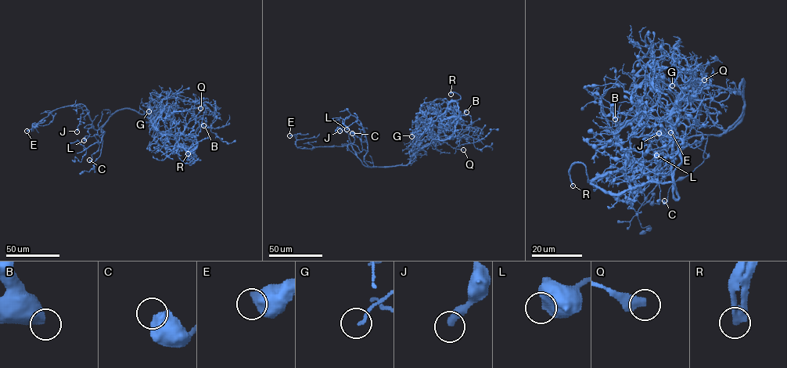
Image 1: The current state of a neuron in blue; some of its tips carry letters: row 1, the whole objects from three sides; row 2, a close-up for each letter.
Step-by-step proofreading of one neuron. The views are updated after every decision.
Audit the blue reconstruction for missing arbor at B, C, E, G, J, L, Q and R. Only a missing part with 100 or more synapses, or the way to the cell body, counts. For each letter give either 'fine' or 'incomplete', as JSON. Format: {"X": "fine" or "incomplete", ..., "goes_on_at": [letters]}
{"B": "fine", "C": "fine", "E": "fine", "G": "fine", "J": "fine", "L": "fine", "Q": "fine", "R": "incomplete", "goes_on_at": ["R"]}

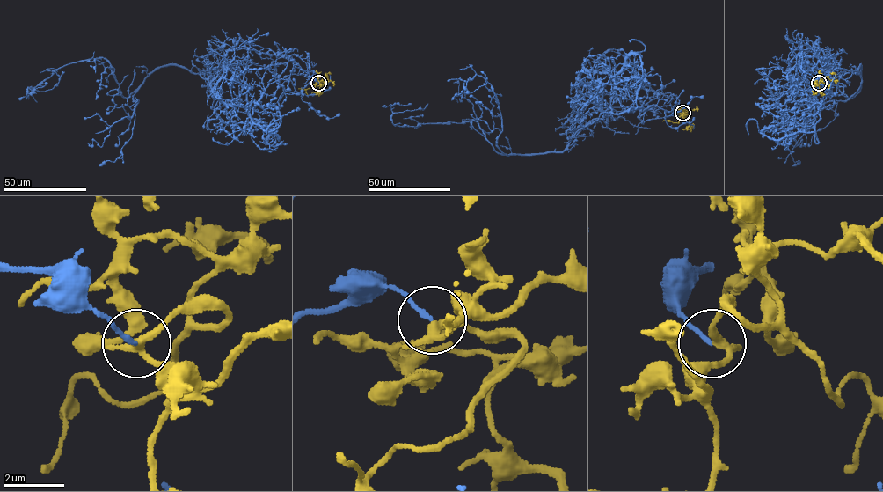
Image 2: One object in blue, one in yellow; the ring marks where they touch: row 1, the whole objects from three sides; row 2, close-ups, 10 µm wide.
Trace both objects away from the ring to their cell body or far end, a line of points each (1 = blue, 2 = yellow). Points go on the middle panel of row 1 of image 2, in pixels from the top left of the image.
1: (682, 113), (643, 123), (648, 106), (610, 106), (561, 151), (501, 155), (474, 120), (392, 122), (427, 104)
2: (682, 113), (687, 114), (678, 123), (661, 121)

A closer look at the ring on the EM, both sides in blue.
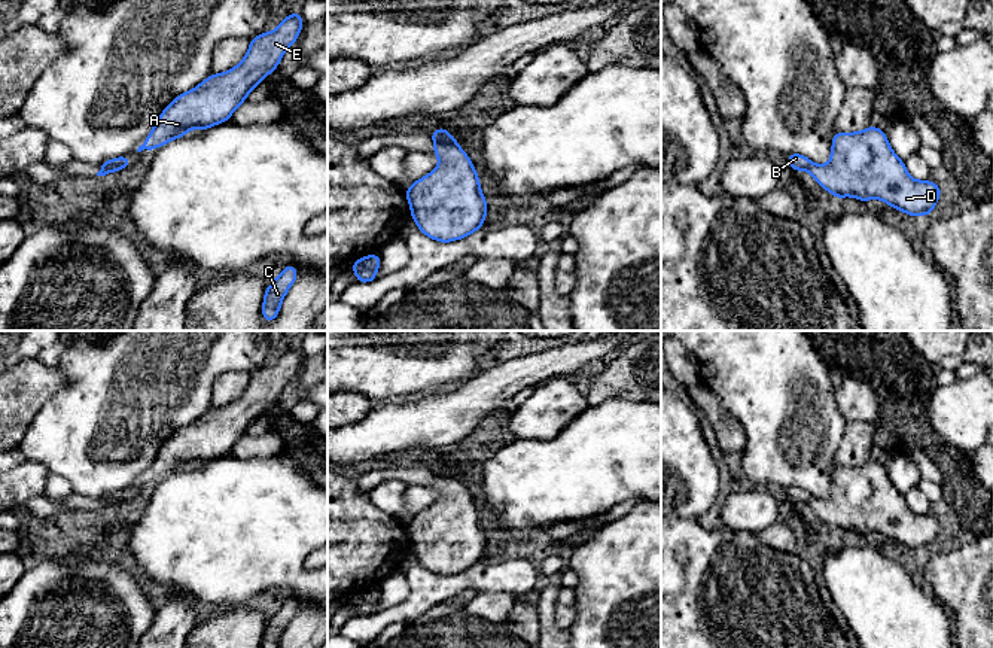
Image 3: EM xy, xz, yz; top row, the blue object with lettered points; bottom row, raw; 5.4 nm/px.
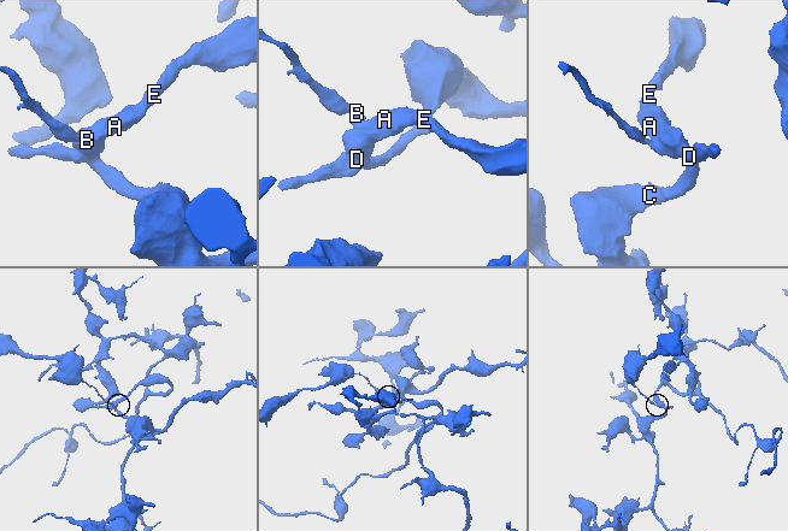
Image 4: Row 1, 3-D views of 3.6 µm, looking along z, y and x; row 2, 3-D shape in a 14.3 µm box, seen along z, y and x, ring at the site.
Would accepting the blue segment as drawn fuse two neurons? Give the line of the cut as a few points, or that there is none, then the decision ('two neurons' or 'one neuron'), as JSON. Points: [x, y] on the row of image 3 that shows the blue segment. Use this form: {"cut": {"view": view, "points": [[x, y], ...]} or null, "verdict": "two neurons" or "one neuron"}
{"cut": {"view": "xy", "points": [[122, 167], [101, 169]]}, "verdict": "two neurons"}

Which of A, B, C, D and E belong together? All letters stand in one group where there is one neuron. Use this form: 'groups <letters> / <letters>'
groups A C D E / B

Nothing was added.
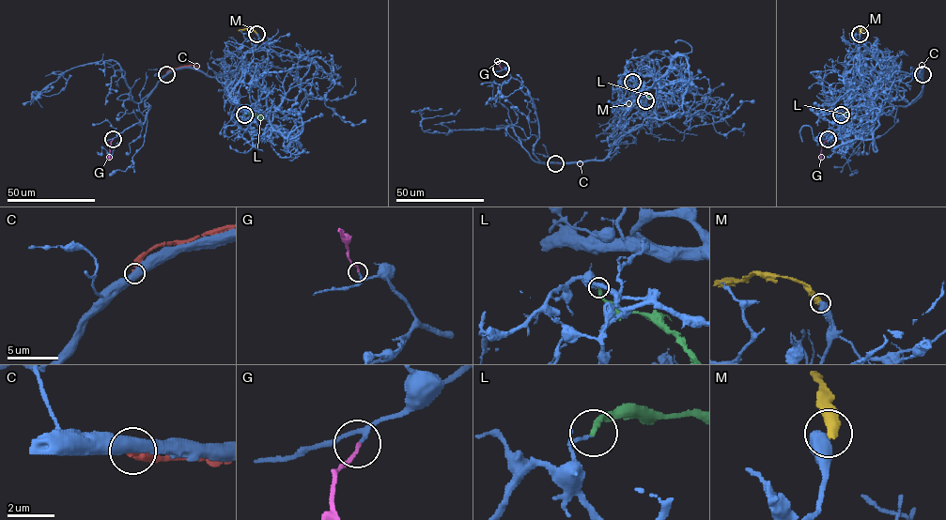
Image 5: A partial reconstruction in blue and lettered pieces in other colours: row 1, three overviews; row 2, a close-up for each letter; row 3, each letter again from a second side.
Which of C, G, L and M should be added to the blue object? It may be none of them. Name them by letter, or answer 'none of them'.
G

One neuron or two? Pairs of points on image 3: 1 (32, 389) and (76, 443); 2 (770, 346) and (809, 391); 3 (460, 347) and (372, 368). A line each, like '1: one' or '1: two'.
1: two
2: one
3: one

